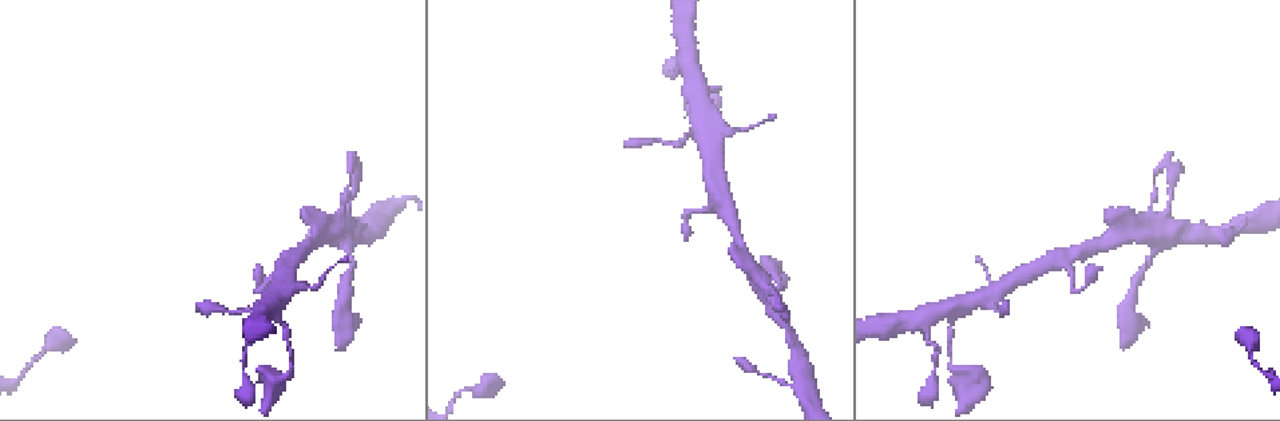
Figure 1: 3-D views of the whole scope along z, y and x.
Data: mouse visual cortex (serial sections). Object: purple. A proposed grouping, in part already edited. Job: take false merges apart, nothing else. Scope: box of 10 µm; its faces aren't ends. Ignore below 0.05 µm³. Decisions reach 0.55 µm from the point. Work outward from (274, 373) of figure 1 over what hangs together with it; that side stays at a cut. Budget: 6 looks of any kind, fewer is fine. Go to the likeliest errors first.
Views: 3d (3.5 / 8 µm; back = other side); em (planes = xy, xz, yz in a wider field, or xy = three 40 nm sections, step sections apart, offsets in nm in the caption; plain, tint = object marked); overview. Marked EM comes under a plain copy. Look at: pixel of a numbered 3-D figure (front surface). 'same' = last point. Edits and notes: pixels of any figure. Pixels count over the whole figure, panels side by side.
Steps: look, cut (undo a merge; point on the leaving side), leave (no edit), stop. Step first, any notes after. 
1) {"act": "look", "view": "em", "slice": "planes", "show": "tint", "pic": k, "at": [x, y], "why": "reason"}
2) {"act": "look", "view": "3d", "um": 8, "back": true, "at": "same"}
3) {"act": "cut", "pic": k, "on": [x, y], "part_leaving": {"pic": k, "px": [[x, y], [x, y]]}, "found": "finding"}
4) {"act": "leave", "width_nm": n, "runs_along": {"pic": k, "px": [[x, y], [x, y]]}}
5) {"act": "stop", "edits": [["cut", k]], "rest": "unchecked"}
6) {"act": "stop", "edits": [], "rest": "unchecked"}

{"act": "look", "view": "3d", "um": 3.5, "back": true, "pic": 1, "at": [671, 71], "why": "a narrow waist"}

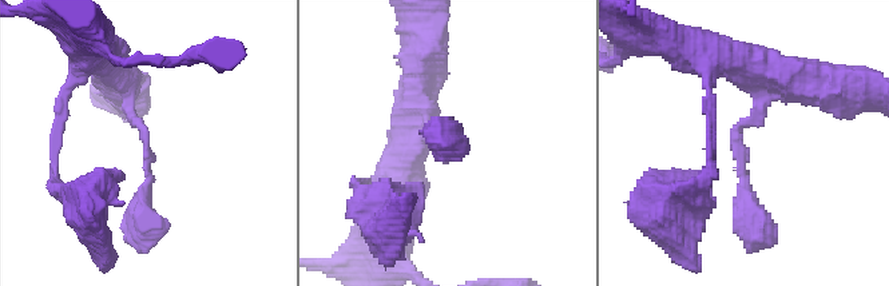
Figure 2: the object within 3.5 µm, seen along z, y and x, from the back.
{"act": "look", "view": "em", "slice": "xy", "step": 1, "show": "tint", "pic": 2, "at": [741, 151], "arm_widths_nm": [250, 250], "why": "shape alone is not enough"}

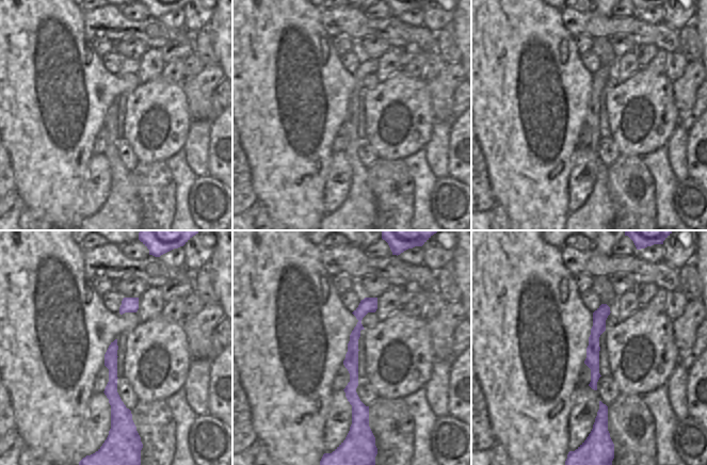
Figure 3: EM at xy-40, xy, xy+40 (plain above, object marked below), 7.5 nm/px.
{"act": "leave", "found": "continuous, no second cell"}

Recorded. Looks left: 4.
{"act": "look", "view": "3d", "um": 8, "pic": 1, "at": [1156, 232], "why": "abrupt turn"}

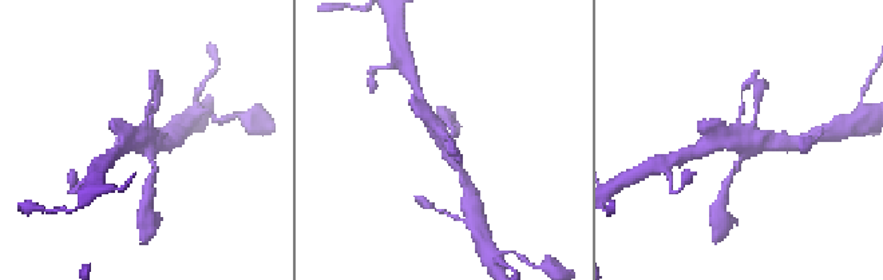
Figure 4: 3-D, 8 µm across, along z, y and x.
{"act": "look", "view": "3d", "um": 3.5, "at": "same"}

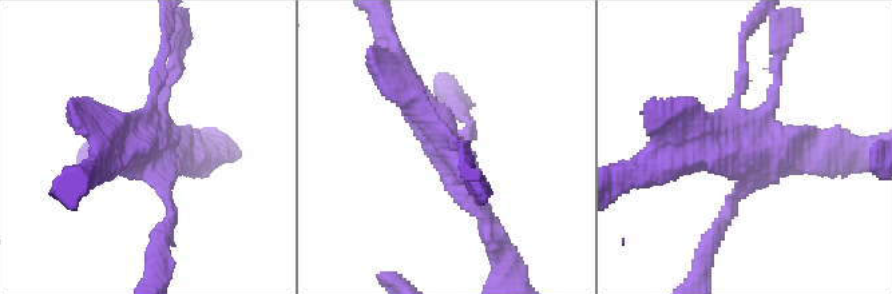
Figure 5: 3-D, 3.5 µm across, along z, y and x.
{"act": "look", "view": "em", "slice": "xy", "step": 5, "show": "tint", "pic": 5, "at": [441, 153]}

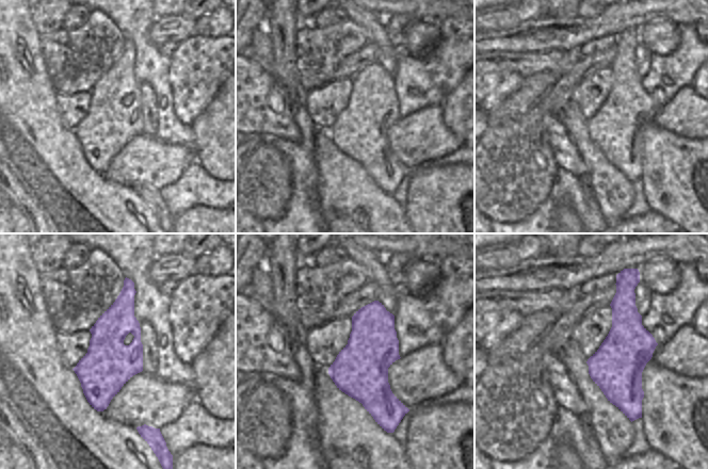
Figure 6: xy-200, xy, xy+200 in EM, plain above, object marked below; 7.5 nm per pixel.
{"act": "leave", "runs_along": {"pic": 5, "px": [[405, 80], [487, 225]]}, "found": "all the same cell"}

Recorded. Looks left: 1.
{"act": "stop", "edits": [], "rest": "unchecked"}

